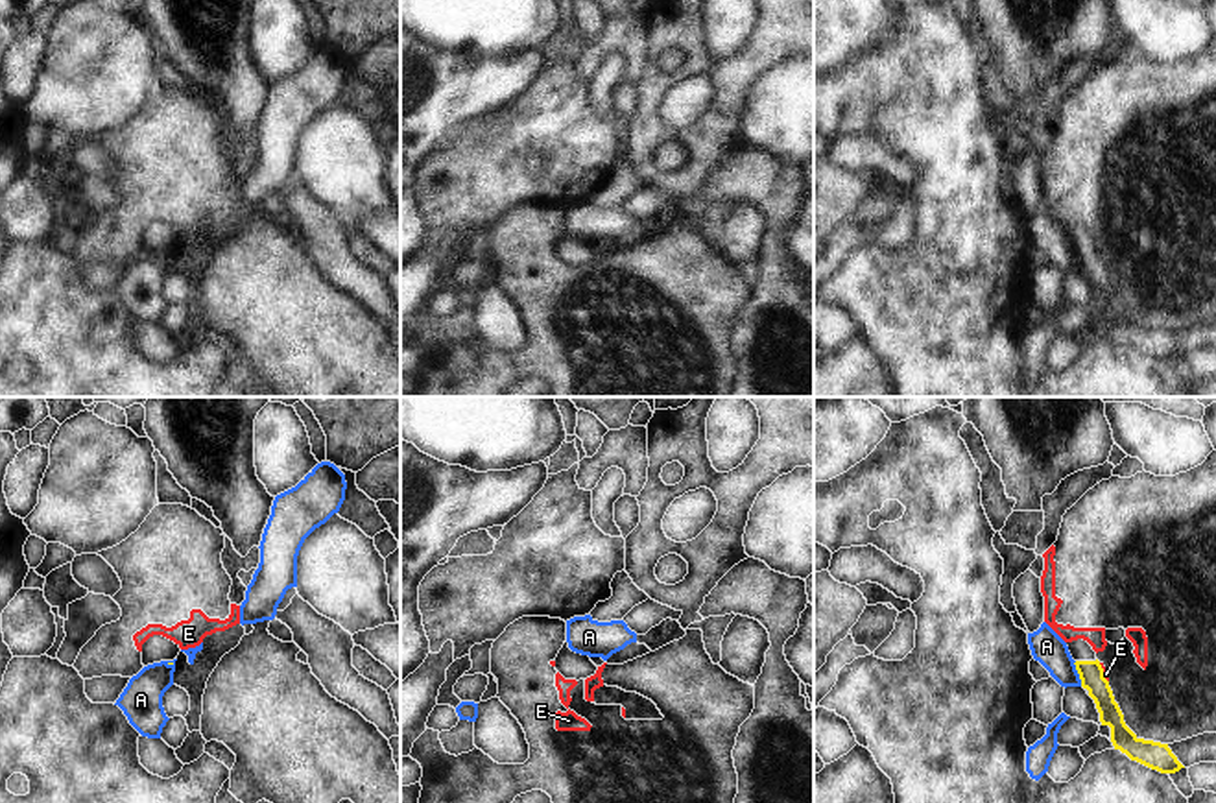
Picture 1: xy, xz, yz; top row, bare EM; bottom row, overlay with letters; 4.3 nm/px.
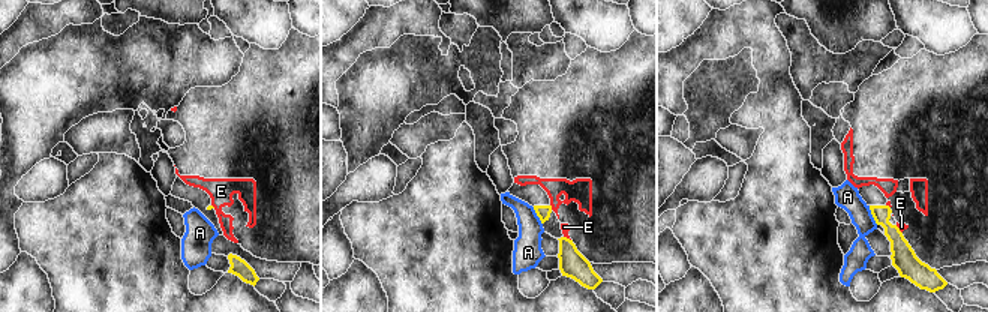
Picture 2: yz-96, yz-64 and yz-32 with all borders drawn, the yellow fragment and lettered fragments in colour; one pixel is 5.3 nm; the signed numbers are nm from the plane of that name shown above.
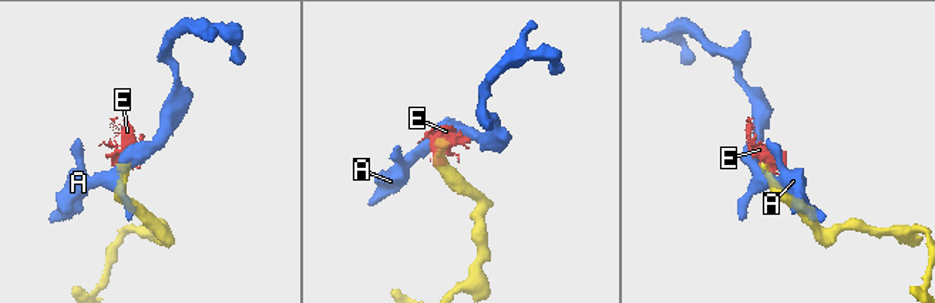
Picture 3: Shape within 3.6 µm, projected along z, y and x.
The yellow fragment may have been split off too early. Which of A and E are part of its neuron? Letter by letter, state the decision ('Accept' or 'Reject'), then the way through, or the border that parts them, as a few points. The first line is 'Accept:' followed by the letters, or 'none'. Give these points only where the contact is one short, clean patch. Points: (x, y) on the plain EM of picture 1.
Accept: none
A: Reject. Boundary: yz (1074, 248), (1082, 272)
E: Reject. Boundary: yz (1098, 250), (1108, 268)

